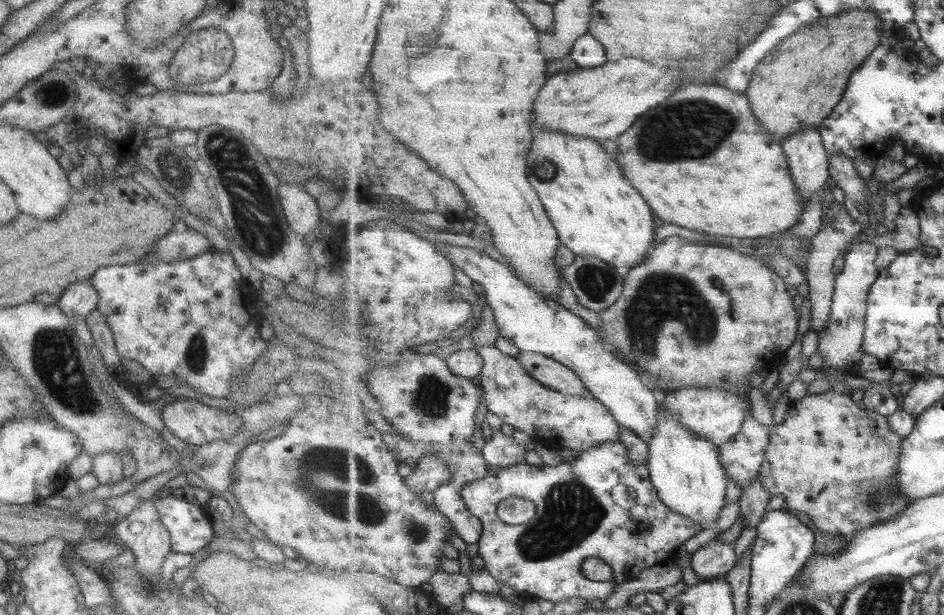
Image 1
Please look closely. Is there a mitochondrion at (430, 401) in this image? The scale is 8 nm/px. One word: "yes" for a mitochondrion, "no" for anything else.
yes

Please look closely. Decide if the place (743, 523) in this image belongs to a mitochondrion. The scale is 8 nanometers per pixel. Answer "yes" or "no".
no

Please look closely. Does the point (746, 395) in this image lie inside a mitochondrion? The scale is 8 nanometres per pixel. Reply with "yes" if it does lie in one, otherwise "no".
no

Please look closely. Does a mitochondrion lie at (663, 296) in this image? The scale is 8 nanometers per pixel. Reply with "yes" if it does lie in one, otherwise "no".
yes

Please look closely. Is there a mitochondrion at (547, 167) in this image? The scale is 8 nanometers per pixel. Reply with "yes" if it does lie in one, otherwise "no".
yes

